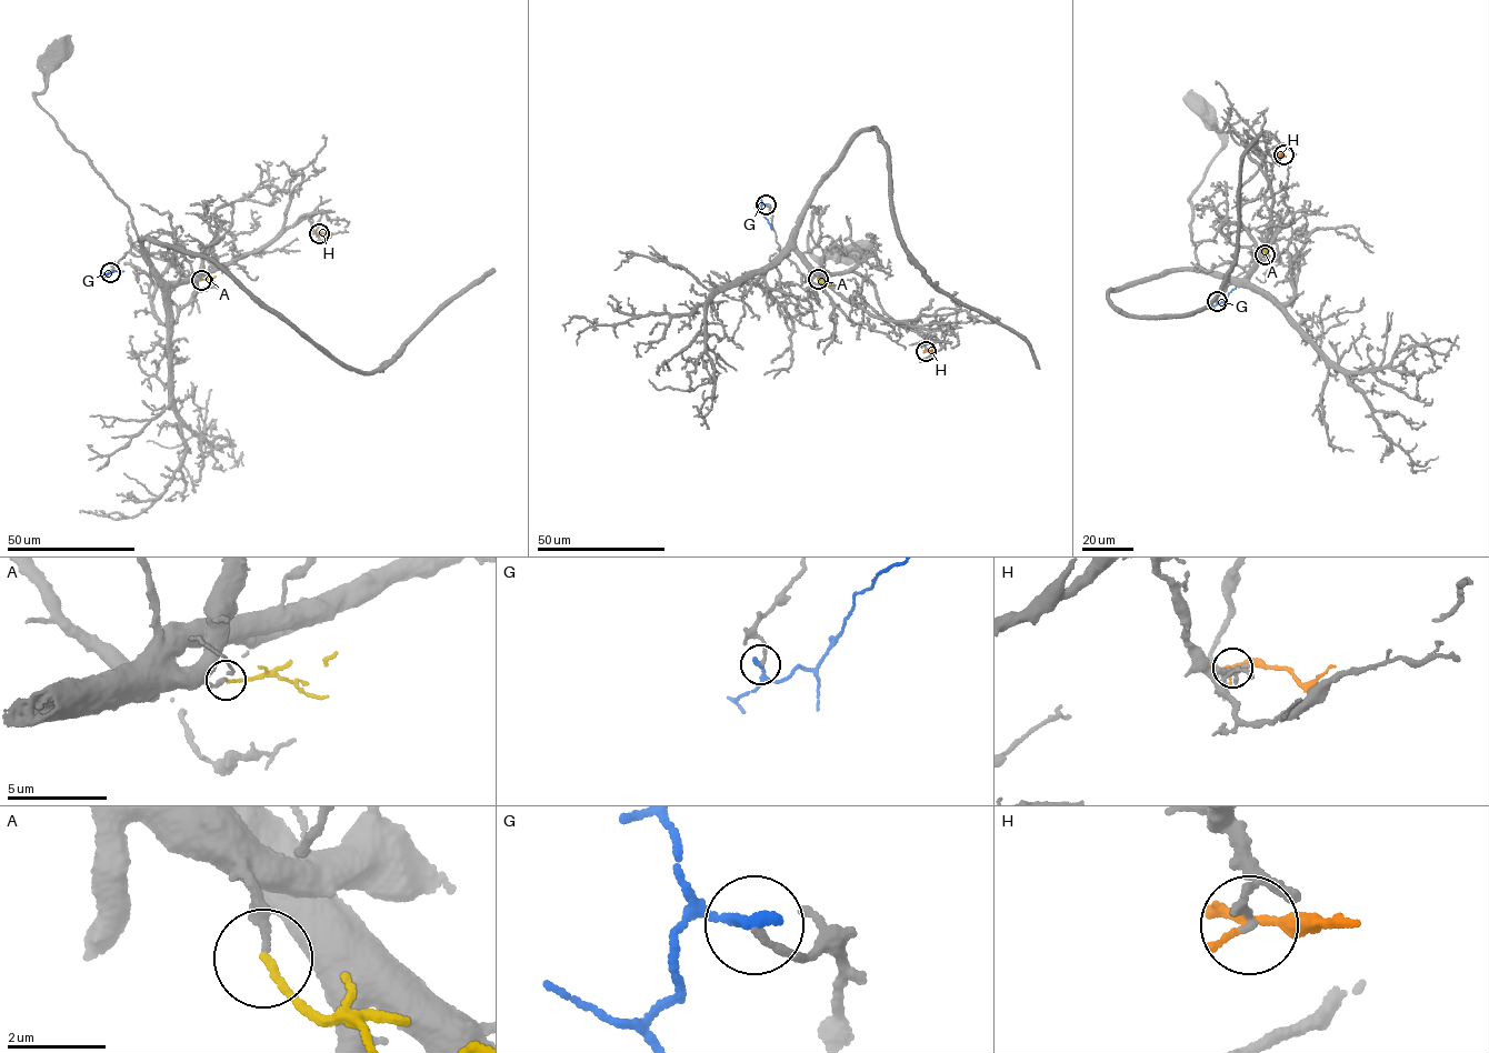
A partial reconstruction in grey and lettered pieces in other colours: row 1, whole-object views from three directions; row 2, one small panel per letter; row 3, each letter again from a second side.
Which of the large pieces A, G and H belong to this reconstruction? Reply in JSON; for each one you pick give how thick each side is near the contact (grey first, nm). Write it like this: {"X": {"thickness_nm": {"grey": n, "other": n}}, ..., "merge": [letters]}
{"A": {"thickness_nm": {"grey": 190, "other": 140}}, "merge": ["A"]}

